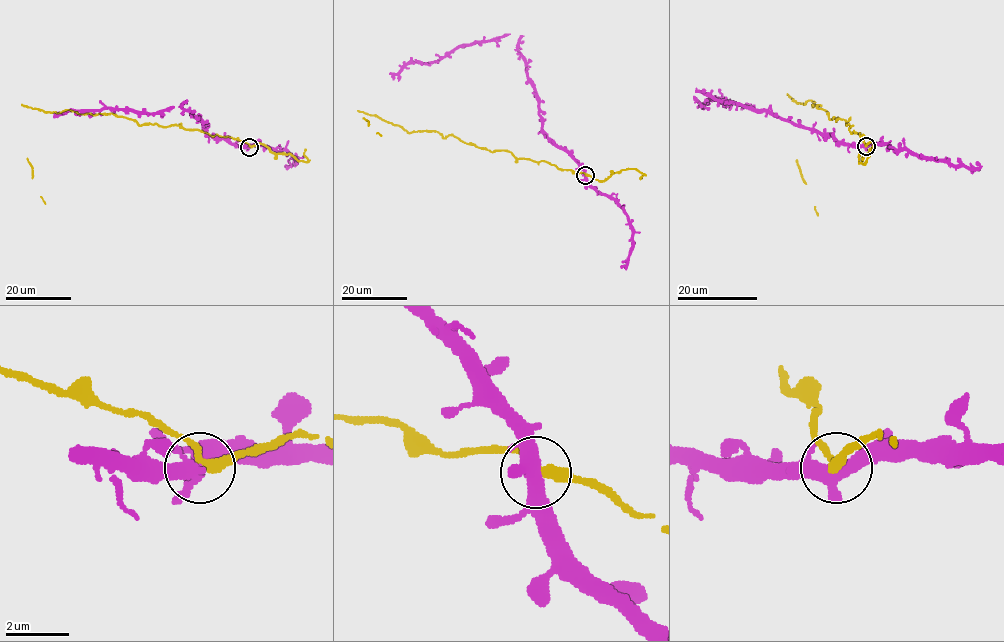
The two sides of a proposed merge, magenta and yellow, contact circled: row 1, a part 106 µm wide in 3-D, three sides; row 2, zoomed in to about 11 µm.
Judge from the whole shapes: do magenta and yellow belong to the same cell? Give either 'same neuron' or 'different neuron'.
different neuron

